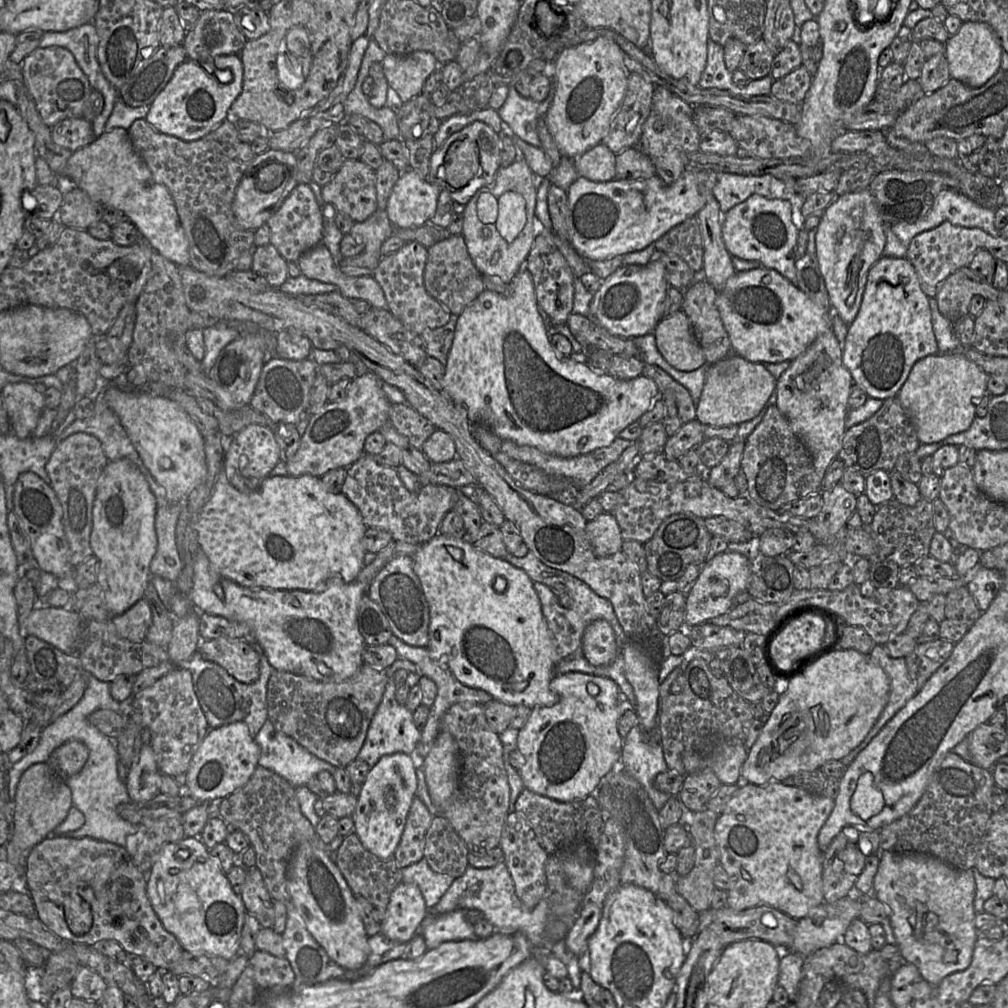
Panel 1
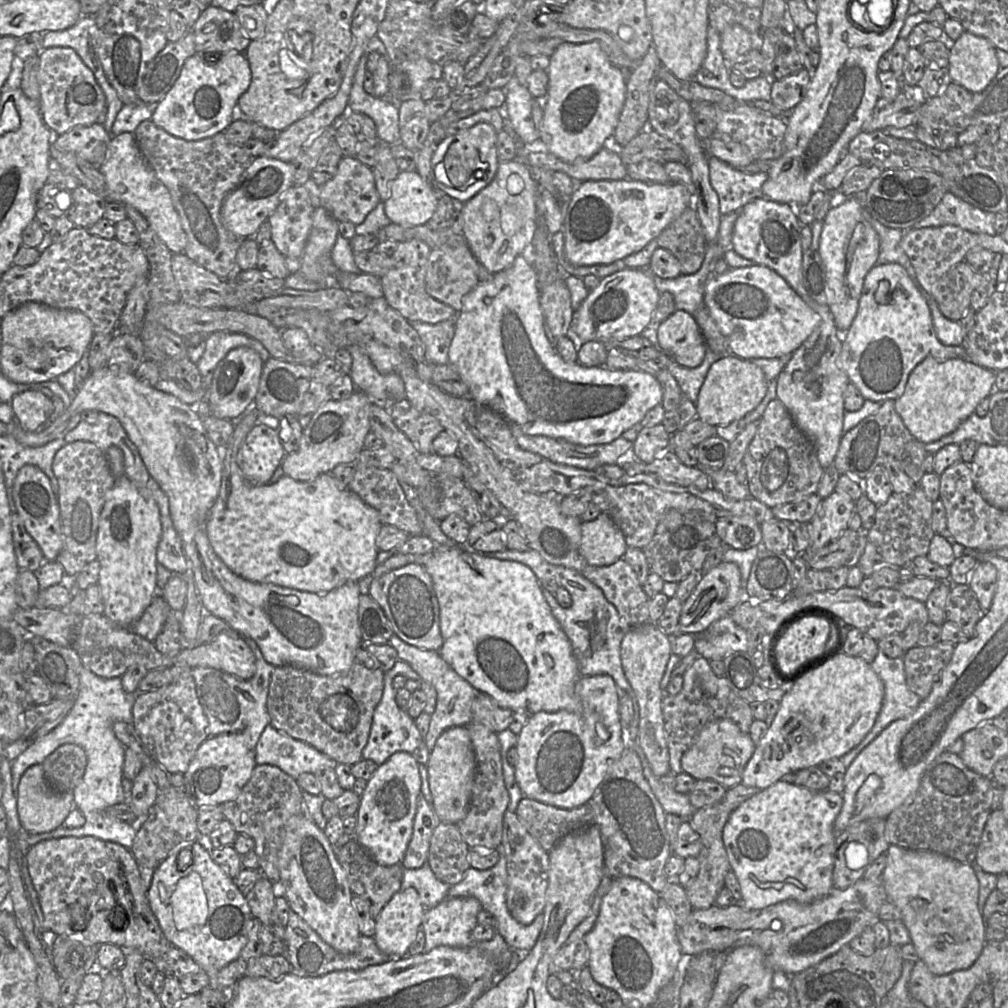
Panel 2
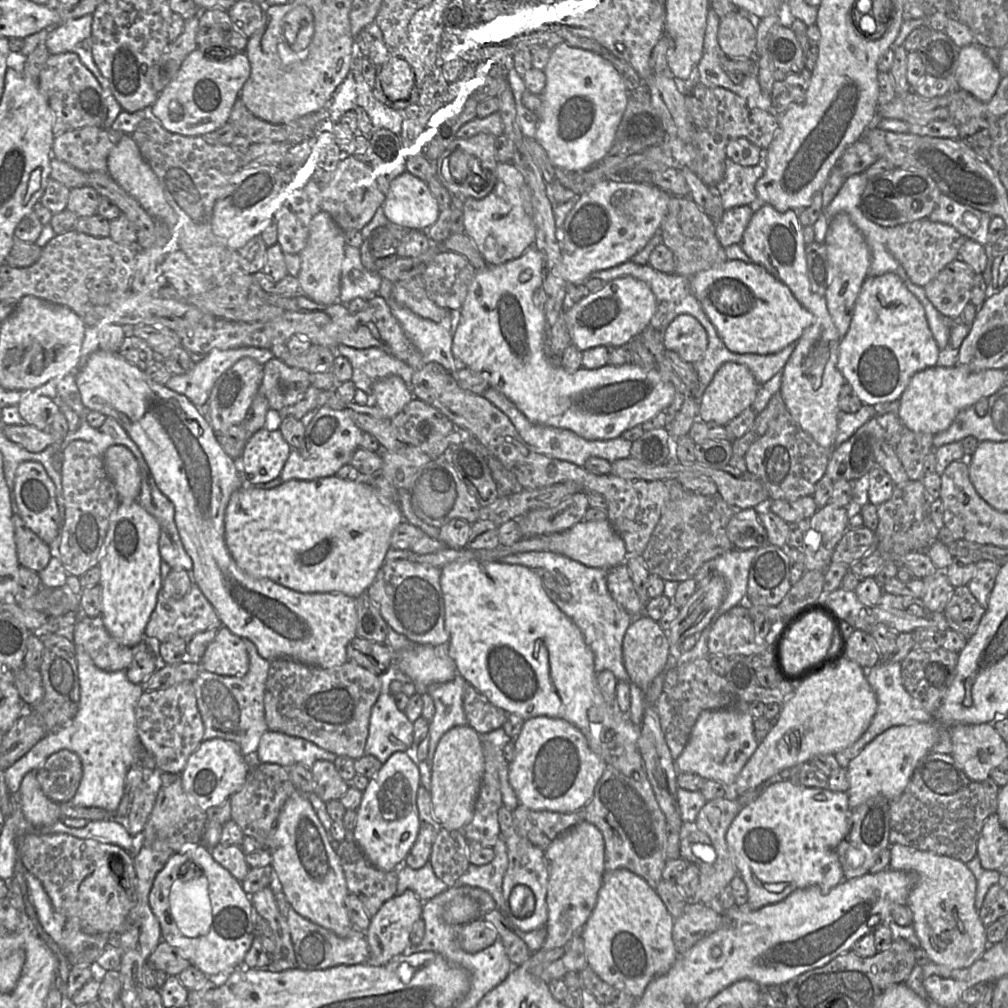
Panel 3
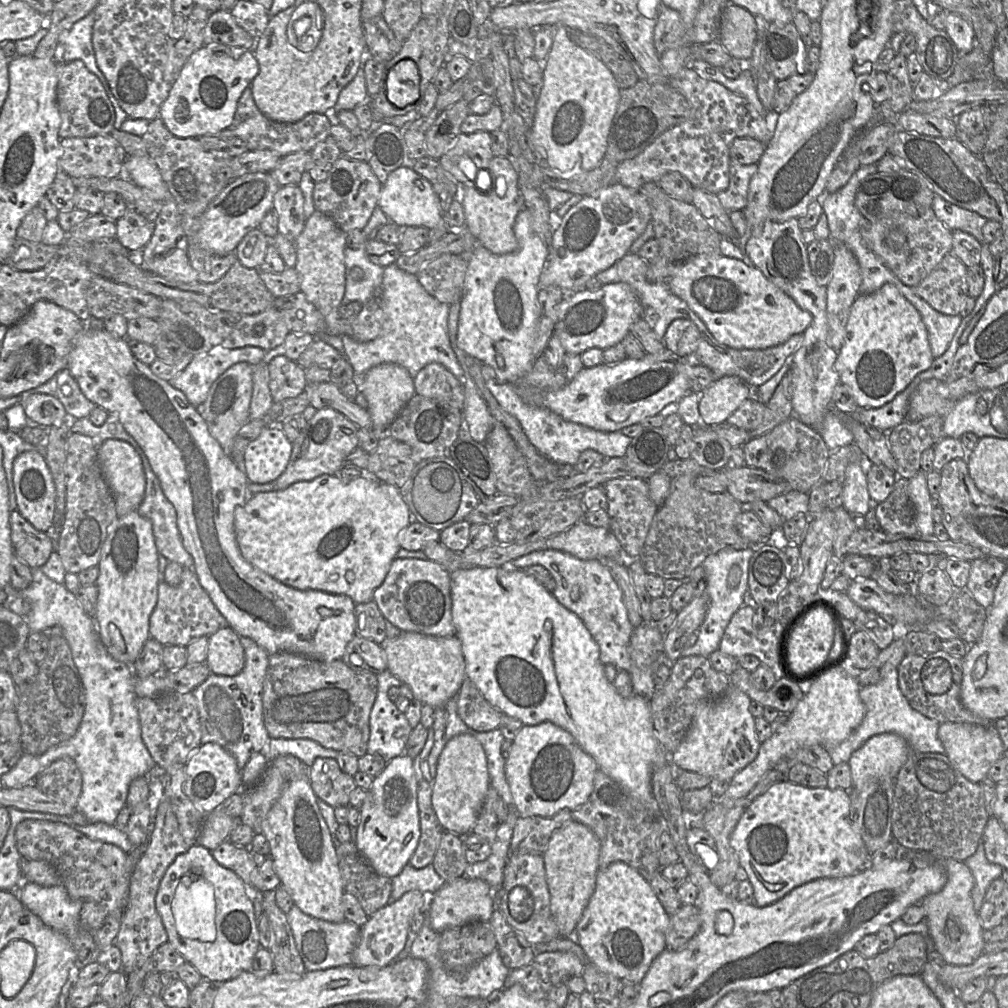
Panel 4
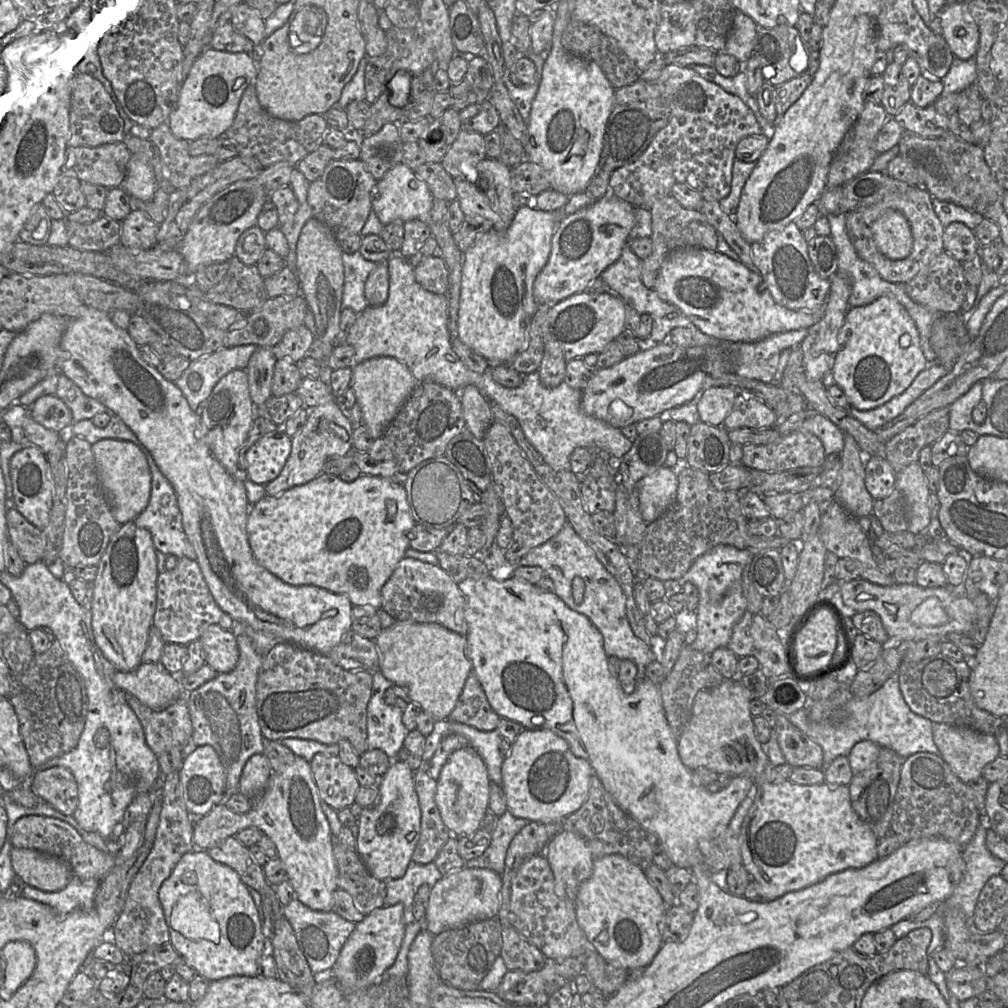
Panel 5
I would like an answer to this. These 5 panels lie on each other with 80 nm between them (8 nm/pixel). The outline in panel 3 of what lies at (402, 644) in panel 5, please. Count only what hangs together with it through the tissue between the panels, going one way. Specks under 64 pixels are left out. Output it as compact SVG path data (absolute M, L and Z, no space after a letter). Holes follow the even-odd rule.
M412 644L393 653L393 663L411 679L420 695L430 685L451 681L458 674L447 645Z

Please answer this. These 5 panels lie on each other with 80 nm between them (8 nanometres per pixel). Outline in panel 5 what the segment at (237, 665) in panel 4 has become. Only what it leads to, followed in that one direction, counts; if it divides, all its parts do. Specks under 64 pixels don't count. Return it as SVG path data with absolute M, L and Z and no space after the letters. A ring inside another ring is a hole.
M210 625L199 638L204 661L218 674L232 671L239 660L236 636L231 629Z

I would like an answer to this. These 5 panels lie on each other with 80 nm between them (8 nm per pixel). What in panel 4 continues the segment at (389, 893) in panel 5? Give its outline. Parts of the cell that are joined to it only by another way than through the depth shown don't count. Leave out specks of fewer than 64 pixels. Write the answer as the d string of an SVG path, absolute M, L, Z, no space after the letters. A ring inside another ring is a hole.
M432 863L421 869L415 869L407 864L396 877L391 879L390 902L398 900L408 891L419 891L431 896L446 884L446 881L435 871Z

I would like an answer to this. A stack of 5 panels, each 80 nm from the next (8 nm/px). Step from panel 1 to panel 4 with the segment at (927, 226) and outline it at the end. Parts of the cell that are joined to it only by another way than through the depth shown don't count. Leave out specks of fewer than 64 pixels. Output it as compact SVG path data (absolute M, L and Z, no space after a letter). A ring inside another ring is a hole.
M935 194L932 206L936 217L951 231L962 230L985 243L982 228L987 219L978 213L961 208Z

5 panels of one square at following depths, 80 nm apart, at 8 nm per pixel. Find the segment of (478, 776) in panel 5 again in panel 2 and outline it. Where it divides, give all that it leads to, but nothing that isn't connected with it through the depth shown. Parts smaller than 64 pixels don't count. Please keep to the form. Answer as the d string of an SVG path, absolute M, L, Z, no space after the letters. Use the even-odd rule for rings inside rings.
M466 726L448 728L438 737L426 768L435 814L440 822L458 824L467 815L476 771L475 752Z

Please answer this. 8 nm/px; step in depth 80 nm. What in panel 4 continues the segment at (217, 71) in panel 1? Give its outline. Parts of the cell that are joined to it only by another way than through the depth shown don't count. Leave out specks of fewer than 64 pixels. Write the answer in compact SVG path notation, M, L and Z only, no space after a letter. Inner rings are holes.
M211 43L209 45L203 45L201 48L193 52L189 58L184 63L183 67L181 68L179 74L177 75L168 96L166 99L162 102L159 110L159 117L163 120L165 126L167 129L176 137L180 138L188 138L188 137L200 137L203 135L209 135L209 134L217 134L221 130L224 130L230 126L230 124L233 121L233 117L236 111L237 102L244 91L246 87L248 87L254 77L258 74L259 67L257 60L254 56L253 50L245 50L242 54L239 53L232 53L230 49L243 49L243 48L237 48L233 46L228 46L224 44L218 44L218 43Z

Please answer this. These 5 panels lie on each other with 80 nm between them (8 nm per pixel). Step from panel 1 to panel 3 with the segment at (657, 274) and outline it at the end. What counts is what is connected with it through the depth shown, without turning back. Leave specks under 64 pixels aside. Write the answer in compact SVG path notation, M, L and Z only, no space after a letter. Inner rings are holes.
M623 276L605 282L596 292L587 293L578 302L566 306L564 318L571 343L580 351L606 346L624 346L648 326L656 310L657 300L650 287L632 276Z

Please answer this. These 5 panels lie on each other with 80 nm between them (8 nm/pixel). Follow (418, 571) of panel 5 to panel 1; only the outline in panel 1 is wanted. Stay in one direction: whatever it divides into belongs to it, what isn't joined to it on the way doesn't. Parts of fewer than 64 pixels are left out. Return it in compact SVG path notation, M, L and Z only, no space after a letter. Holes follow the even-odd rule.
M408 555L394 557L376 575L366 593L384 613L394 636L409 645L427 647L429 607L420 580L413 569L413 557Z

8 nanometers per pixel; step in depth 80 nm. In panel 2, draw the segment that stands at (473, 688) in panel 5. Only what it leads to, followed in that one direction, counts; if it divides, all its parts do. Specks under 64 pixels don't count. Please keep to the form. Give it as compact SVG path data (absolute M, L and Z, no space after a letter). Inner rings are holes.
M479 693L471 706L473 721L487 726L495 733L502 732L509 727L513 710L499 706L485 693Z

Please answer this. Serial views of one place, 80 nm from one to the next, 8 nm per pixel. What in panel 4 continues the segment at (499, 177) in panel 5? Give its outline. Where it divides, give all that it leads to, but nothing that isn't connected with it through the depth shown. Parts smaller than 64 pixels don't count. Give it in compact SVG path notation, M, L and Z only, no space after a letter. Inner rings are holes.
M494 156L489 164L492 176L492 188L487 193L480 193L476 187L459 184L459 198L465 216L465 225L477 242L494 254L512 253L519 248L519 243L513 231L515 219L523 208L523 199L519 189L519 174L510 157ZM503 177L506 183L506 192L503 197L495 192L496 180Z

